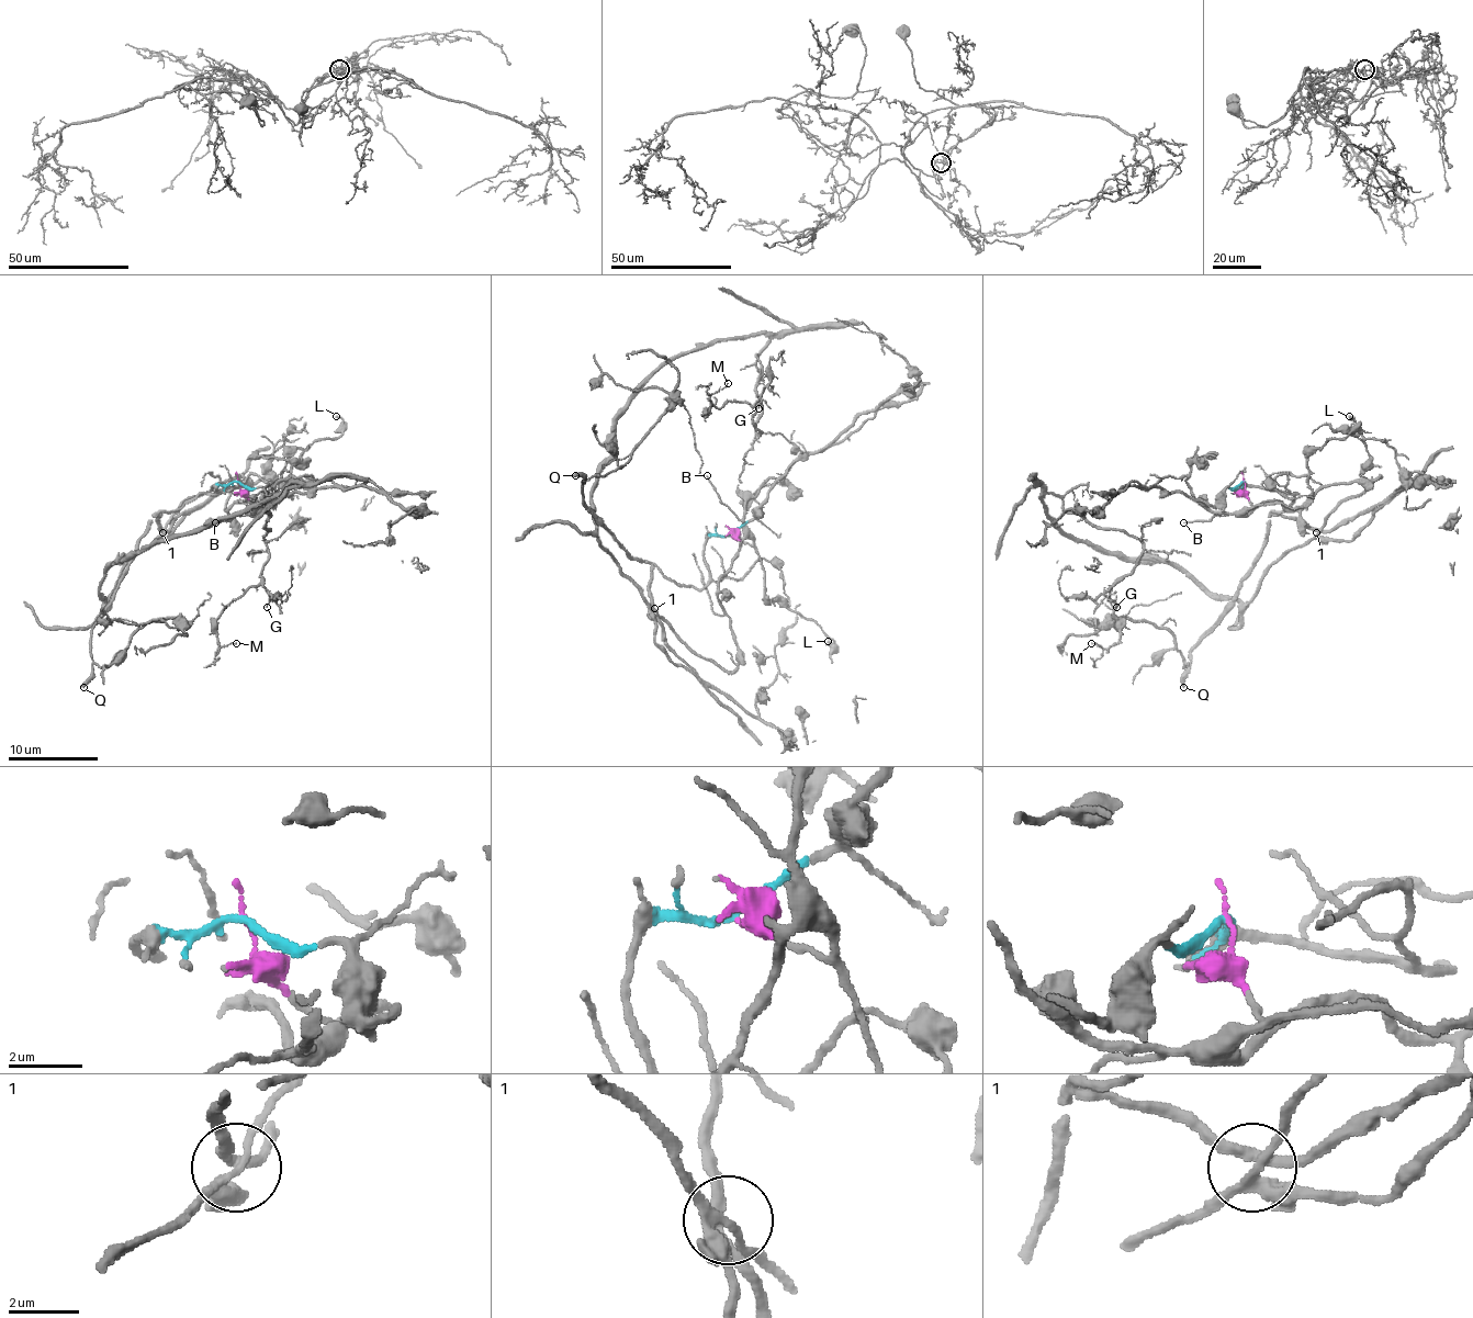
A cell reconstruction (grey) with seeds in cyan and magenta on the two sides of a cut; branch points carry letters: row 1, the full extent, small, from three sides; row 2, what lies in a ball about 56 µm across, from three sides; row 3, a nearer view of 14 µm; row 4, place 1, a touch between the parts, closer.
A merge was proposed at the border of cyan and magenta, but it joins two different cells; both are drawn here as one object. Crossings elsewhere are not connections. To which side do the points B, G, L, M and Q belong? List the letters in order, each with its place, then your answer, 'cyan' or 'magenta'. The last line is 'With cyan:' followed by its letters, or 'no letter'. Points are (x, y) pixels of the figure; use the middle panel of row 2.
B: place (707, 475); magenta
G: place (759, 408); magenta
L: place (828, 641); magenta
M: place (728, 383); magenta
Q: place (575, 475); cyan
With cyan: Q

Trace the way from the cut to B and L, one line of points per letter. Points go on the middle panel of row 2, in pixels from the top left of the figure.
B: (731, 537), (735, 537), (740, 545), (744, 524), (719, 498), (706, 476)
L: (731, 537), (751, 545), (764, 573), (768, 601), (780, 599), (813, 622), (828, 640)

